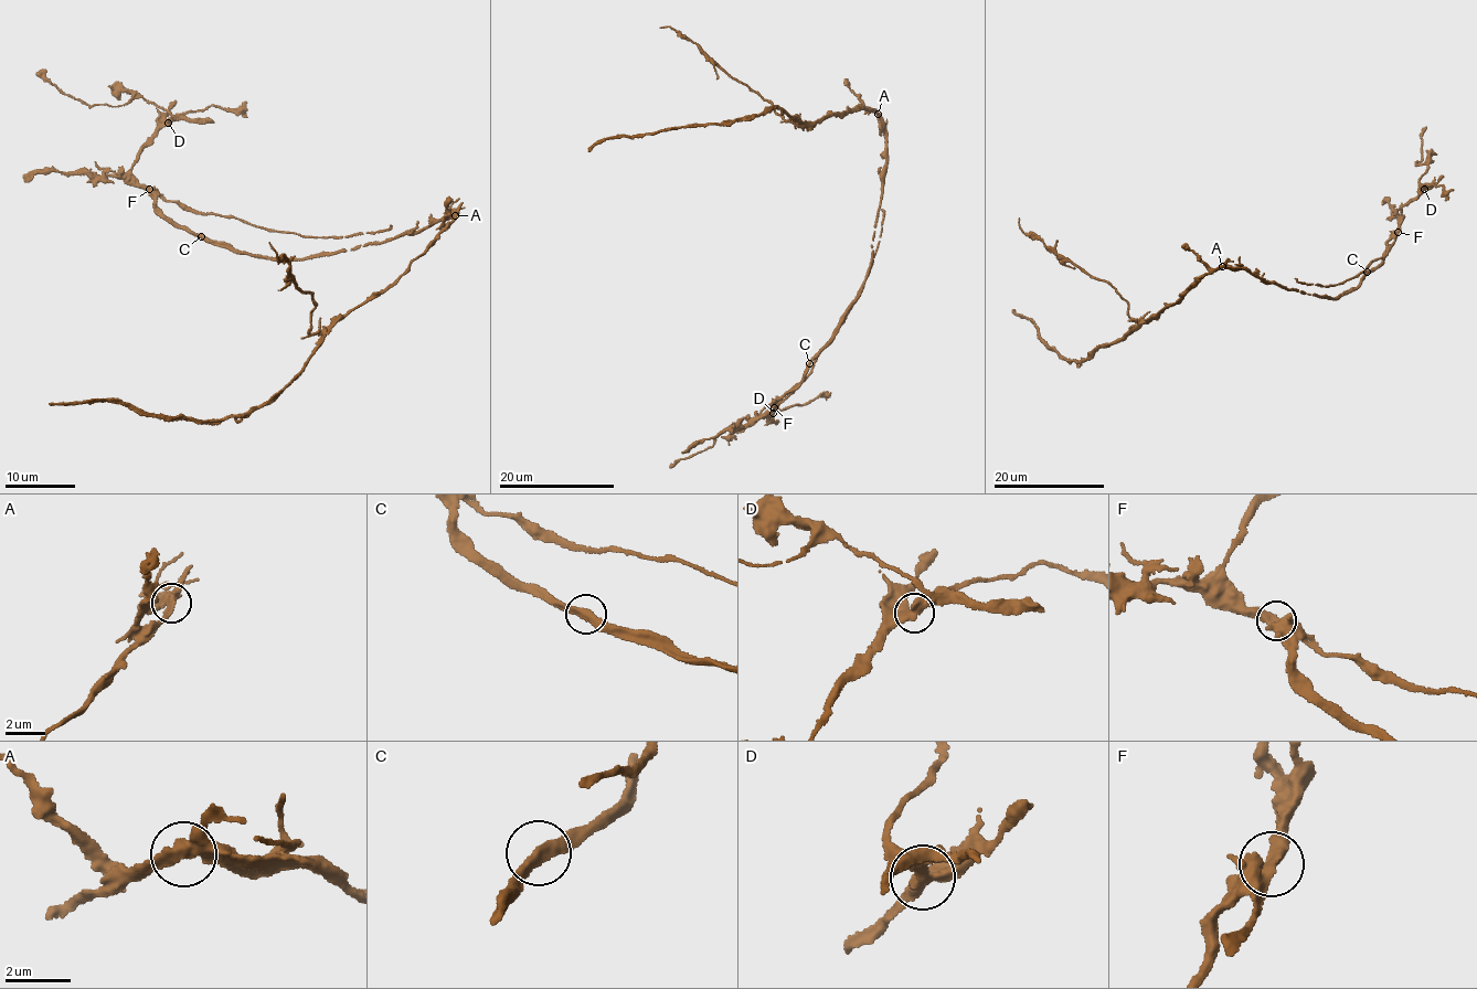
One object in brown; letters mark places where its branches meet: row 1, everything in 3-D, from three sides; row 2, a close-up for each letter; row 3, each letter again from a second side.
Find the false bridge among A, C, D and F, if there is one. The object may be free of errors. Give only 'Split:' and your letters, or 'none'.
Split: none

